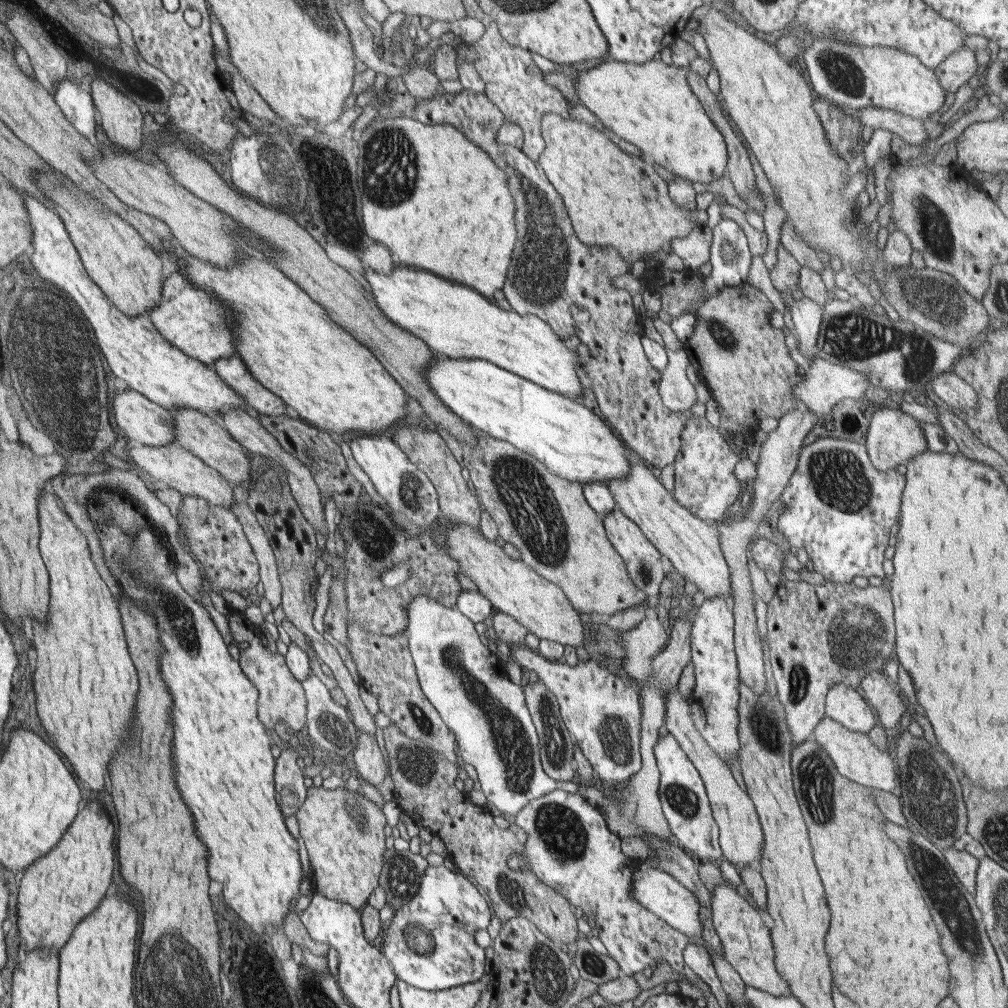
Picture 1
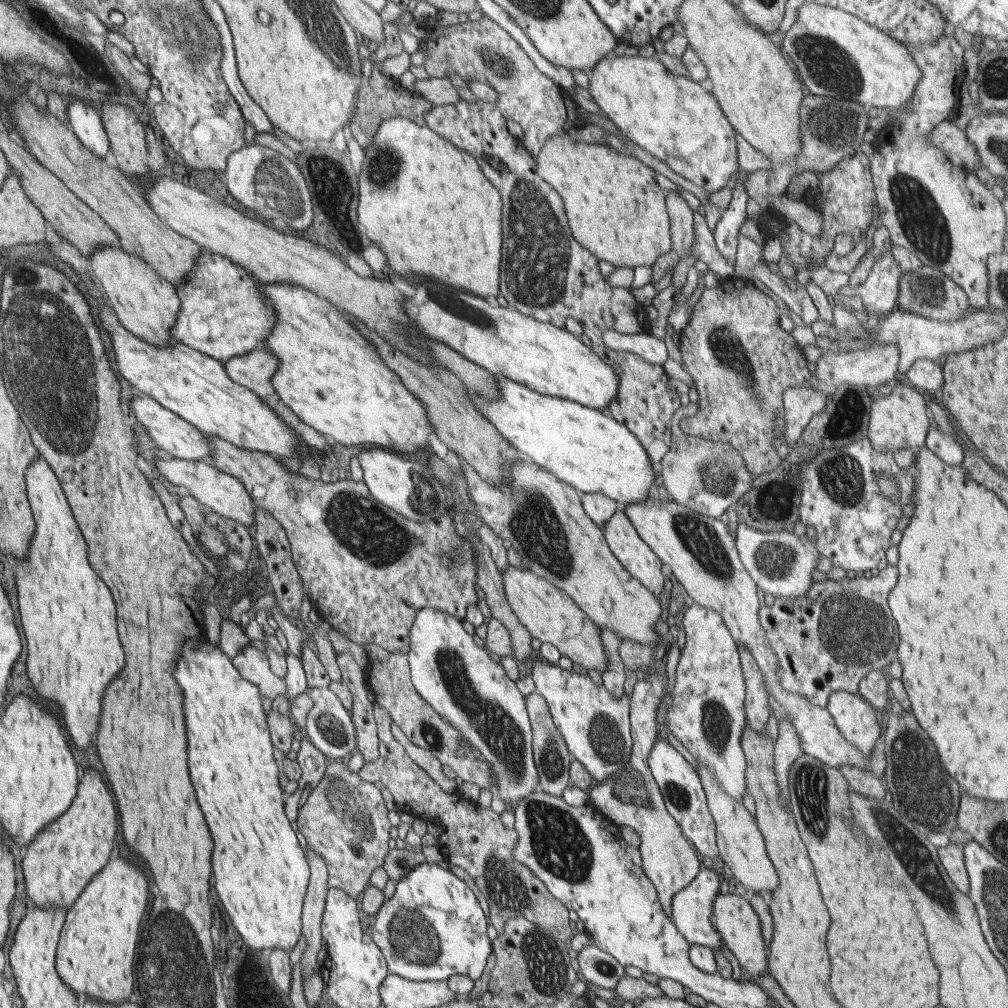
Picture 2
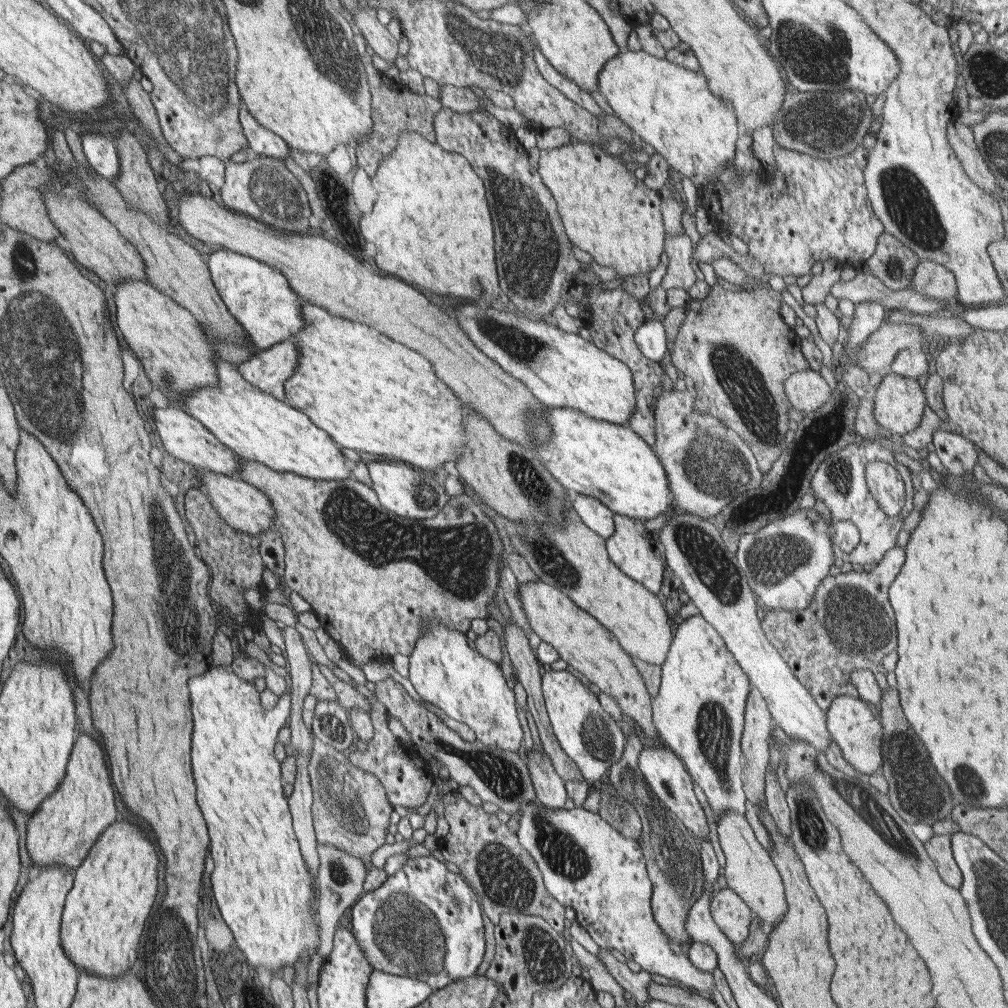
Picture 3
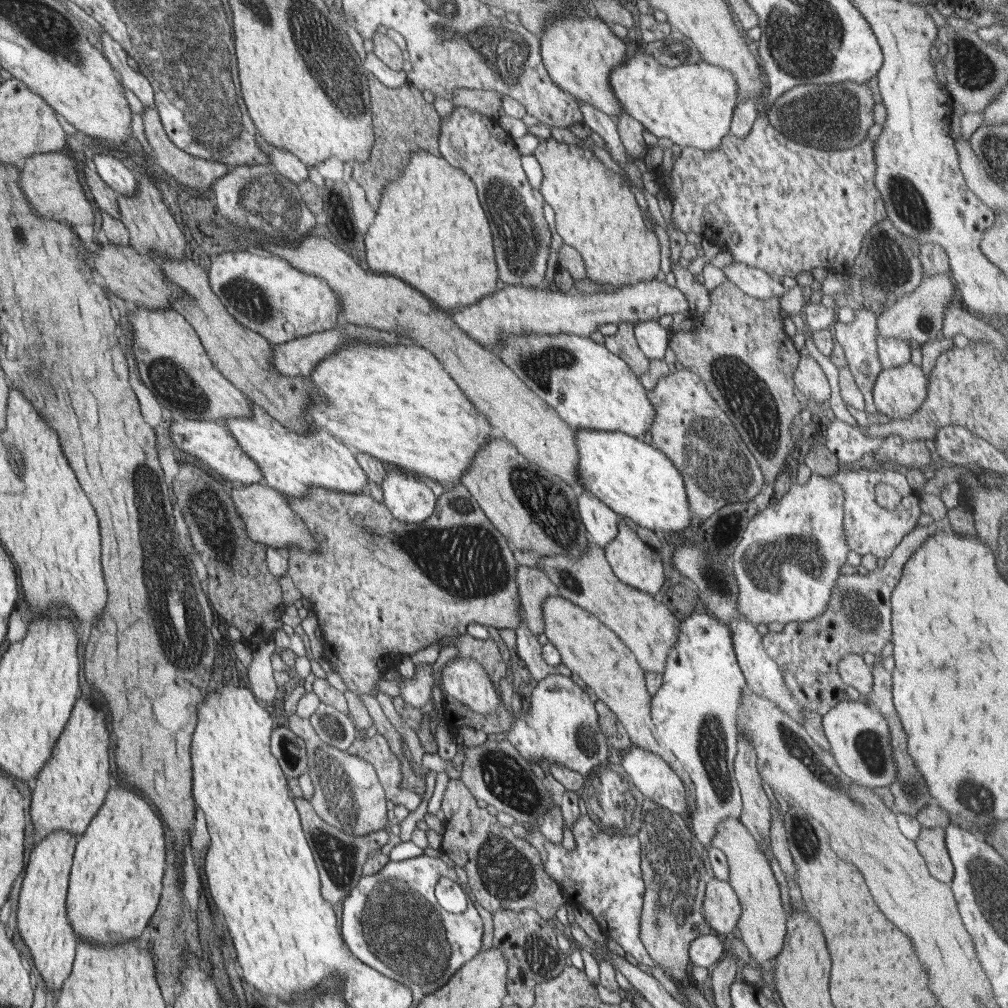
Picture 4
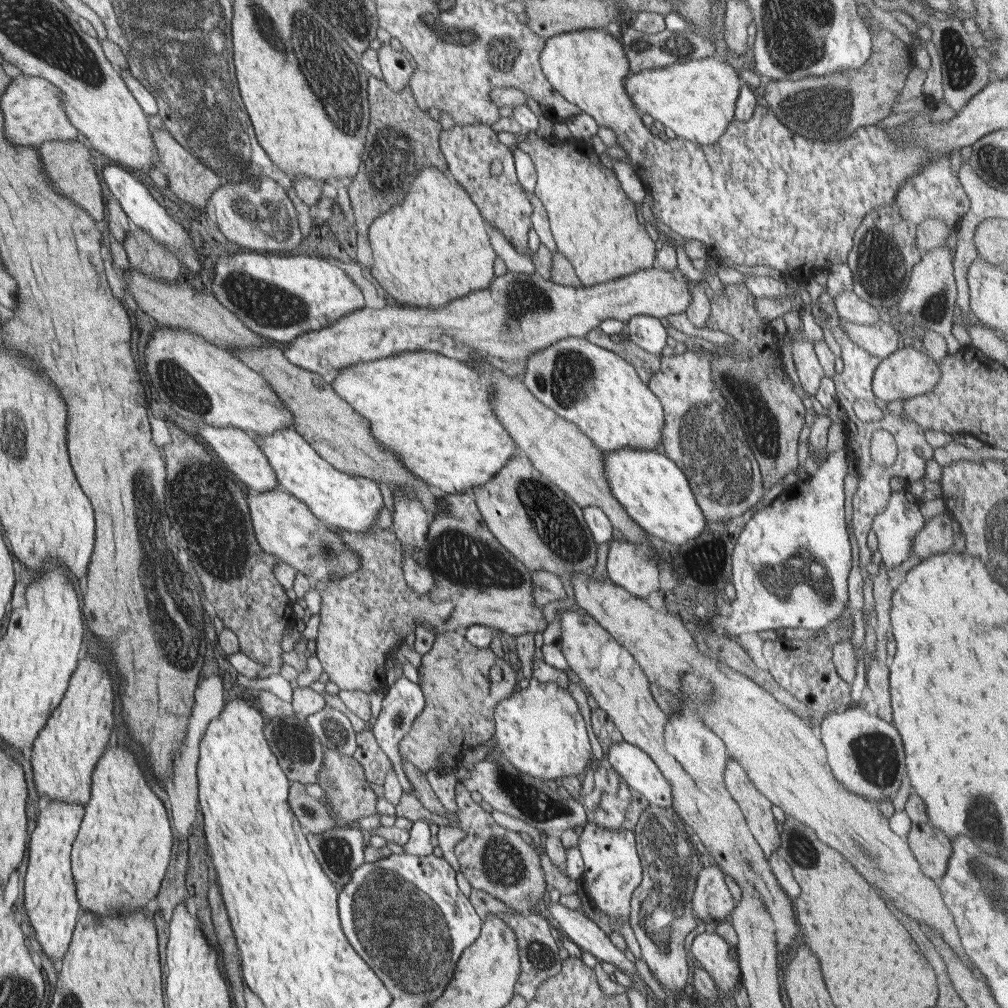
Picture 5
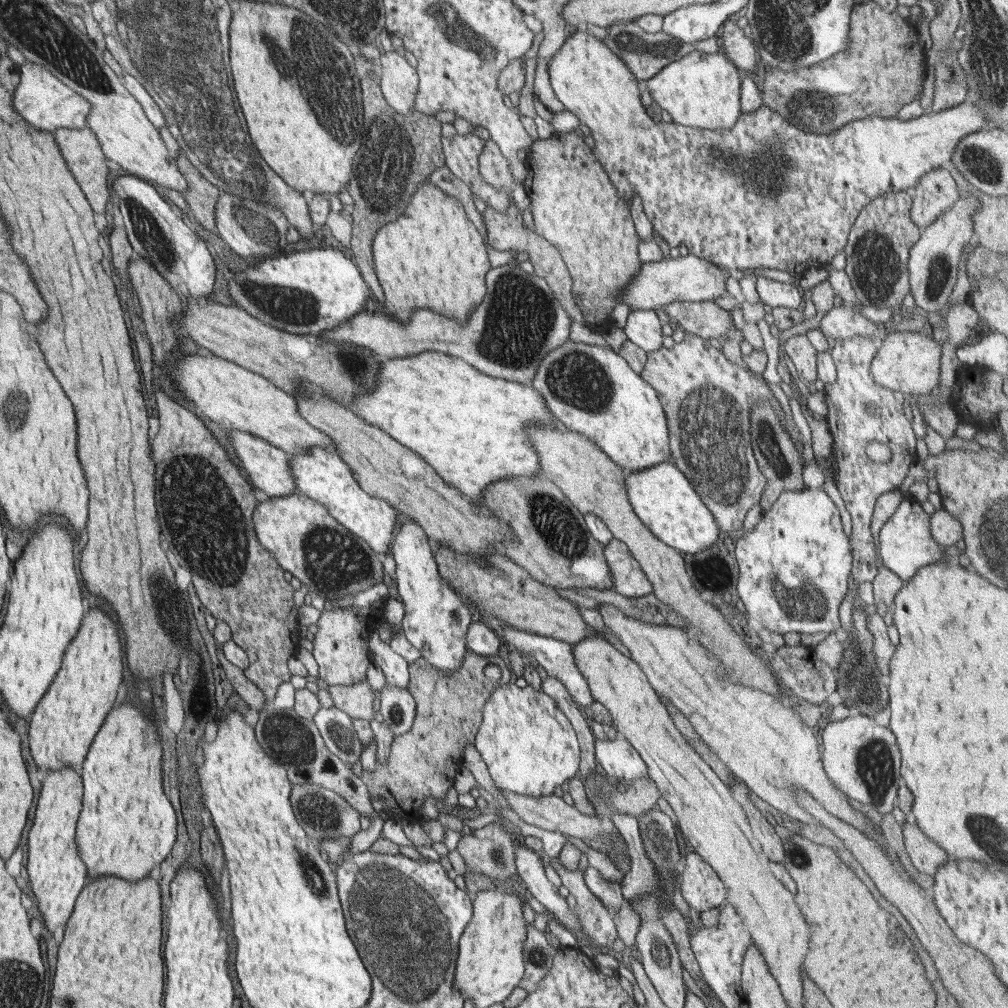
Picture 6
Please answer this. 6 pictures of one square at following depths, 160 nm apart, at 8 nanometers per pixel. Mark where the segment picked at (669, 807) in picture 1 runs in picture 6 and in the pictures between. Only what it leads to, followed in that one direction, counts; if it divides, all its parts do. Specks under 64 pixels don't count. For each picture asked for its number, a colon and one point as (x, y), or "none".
2: (680, 785)
3: (664, 771)
4: (653, 776)
5: (639, 770)
6: (619, 759)

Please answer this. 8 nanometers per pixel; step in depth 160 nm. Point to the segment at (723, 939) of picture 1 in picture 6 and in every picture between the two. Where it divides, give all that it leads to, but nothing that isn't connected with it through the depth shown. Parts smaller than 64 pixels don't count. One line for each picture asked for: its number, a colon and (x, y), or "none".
2: (740, 928)
3: (733, 916)
4: (721, 909)
5: (712, 901)
6: (701, 887)

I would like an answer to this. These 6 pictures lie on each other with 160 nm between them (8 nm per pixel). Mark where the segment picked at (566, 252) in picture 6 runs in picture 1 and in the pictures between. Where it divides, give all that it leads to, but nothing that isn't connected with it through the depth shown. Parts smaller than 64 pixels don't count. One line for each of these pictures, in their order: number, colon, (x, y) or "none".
1: (613, 199)
2: (616, 209)
3: (606, 210)
4: (596, 212)
5: (595, 224)

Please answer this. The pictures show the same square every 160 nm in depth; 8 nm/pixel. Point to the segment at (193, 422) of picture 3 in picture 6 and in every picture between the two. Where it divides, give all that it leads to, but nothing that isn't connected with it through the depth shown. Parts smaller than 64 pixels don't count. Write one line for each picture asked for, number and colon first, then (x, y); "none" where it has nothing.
4: (209, 441)
5: (239, 450)
6: (269, 469)

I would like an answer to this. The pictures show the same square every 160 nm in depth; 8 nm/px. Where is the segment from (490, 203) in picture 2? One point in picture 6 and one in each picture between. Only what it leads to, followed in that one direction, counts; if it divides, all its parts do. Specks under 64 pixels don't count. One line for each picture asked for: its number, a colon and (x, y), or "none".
3: (431, 225)
4: (429, 230)
5: (433, 247)
6: (432, 257)

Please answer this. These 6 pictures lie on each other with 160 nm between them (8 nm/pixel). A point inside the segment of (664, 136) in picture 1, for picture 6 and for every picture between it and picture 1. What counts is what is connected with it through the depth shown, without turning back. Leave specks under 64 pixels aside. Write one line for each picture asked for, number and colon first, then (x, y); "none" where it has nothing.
2: (673, 118)
3: (671, 108)
4: (692, 105)
5: (697, 100)
6: (702, 91)

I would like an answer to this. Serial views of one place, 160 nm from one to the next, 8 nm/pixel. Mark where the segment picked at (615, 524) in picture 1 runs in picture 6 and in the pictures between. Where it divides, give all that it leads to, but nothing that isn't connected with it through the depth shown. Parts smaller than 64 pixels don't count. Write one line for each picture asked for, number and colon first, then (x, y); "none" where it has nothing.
2: (624, 541)
3: (631, 548)
4: (634, 562)
5: (629, 567)
6: (629, 580)

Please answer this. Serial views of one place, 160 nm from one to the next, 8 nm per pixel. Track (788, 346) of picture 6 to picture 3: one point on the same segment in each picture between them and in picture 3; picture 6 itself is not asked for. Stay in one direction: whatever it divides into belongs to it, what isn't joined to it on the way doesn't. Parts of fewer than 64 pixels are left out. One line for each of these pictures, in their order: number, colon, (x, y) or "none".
3: (807, 390)
4: (809, 379)
5: (811, 373)

